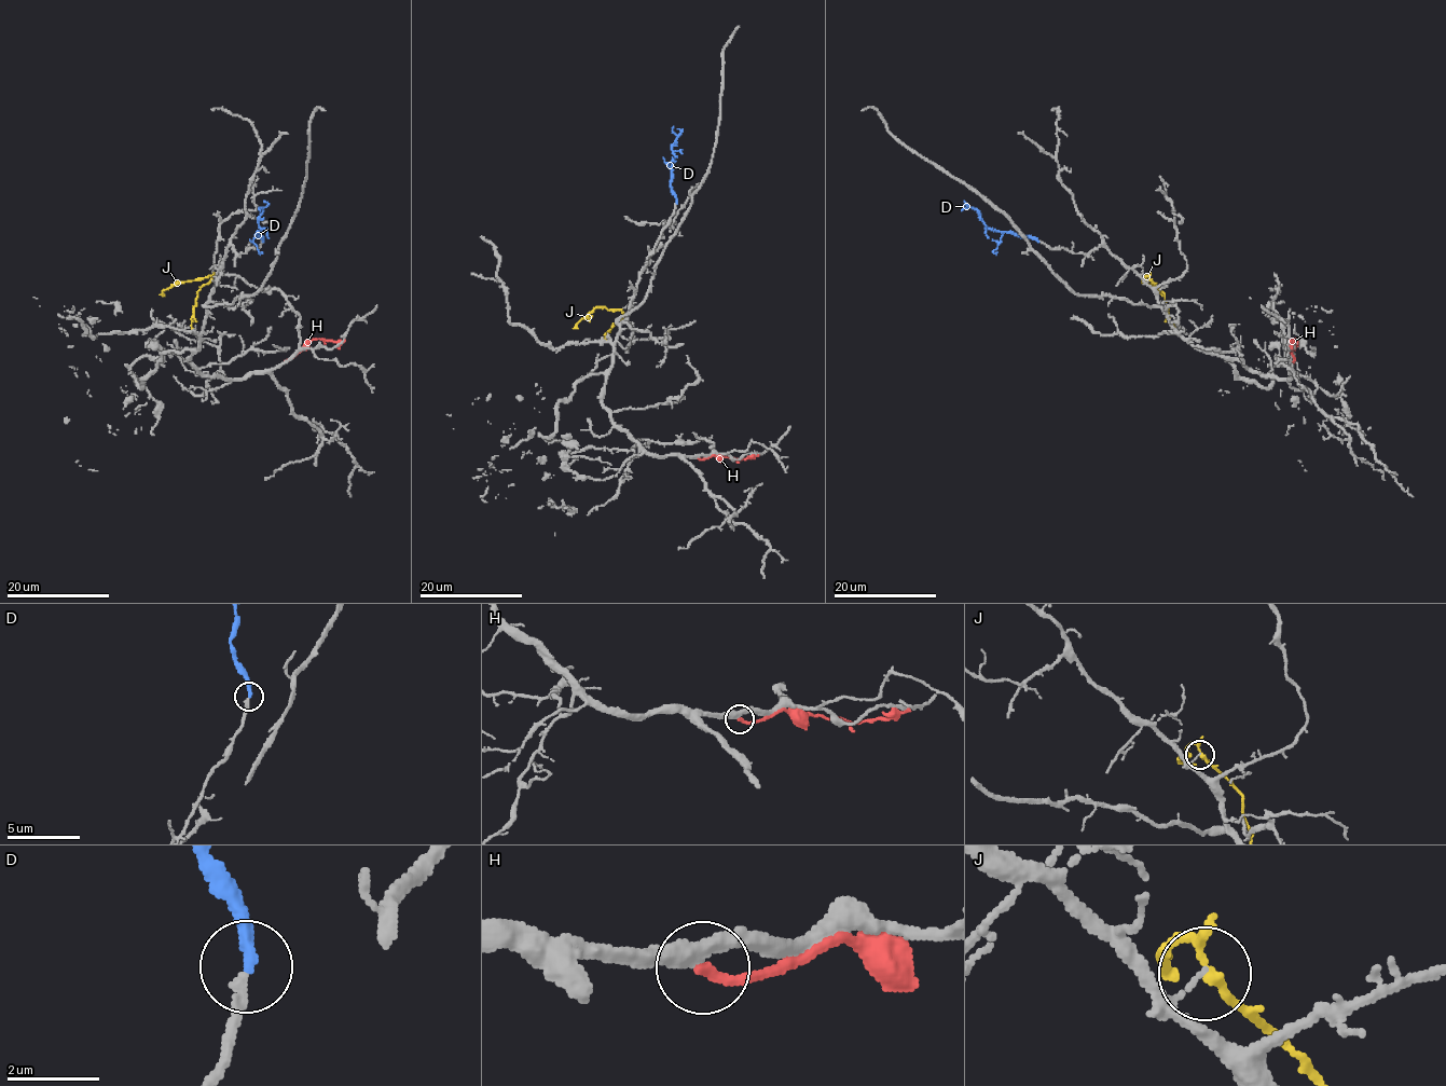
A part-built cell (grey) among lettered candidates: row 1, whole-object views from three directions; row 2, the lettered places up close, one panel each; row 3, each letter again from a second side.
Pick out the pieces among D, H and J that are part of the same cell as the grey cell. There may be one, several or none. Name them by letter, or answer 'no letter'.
D

